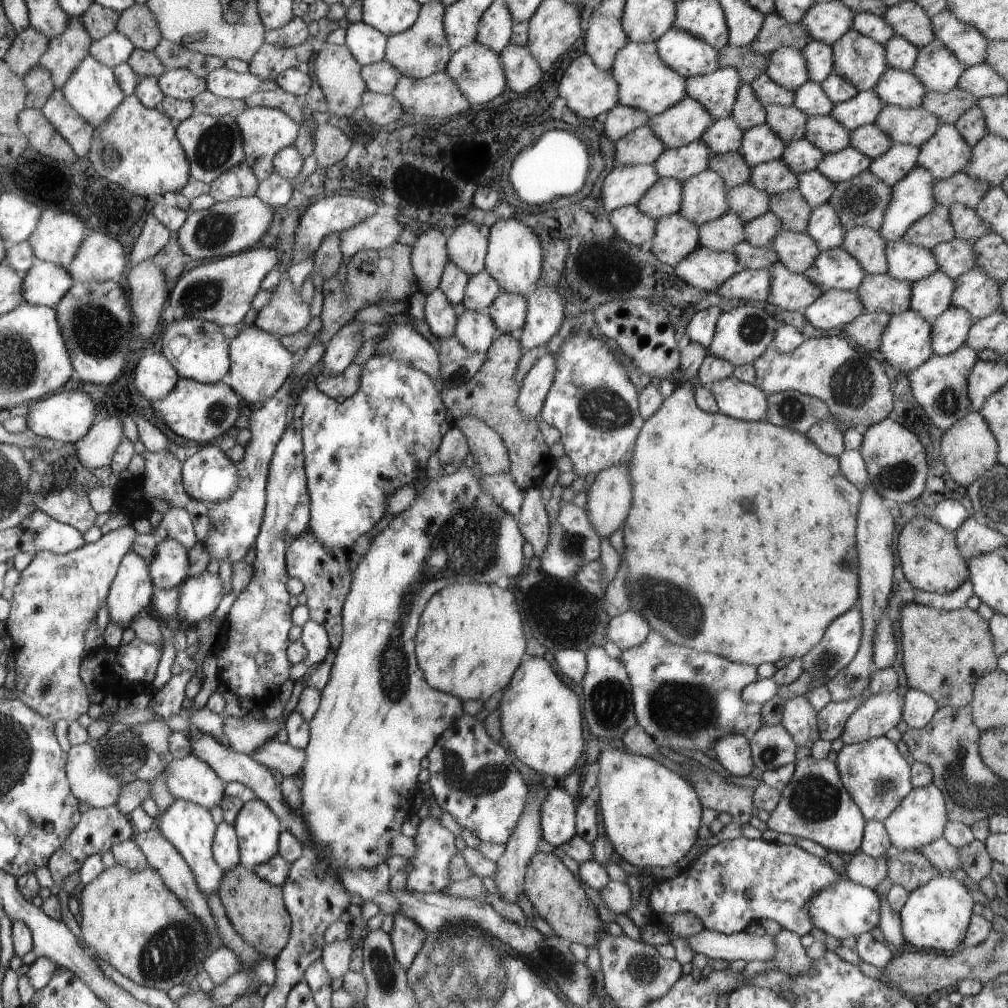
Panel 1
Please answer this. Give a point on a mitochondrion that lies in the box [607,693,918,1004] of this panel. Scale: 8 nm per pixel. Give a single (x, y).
(814, 799)

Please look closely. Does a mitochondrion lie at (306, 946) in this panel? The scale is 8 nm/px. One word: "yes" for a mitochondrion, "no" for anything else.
no

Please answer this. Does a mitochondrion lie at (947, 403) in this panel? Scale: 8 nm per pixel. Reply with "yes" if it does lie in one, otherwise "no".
yes

